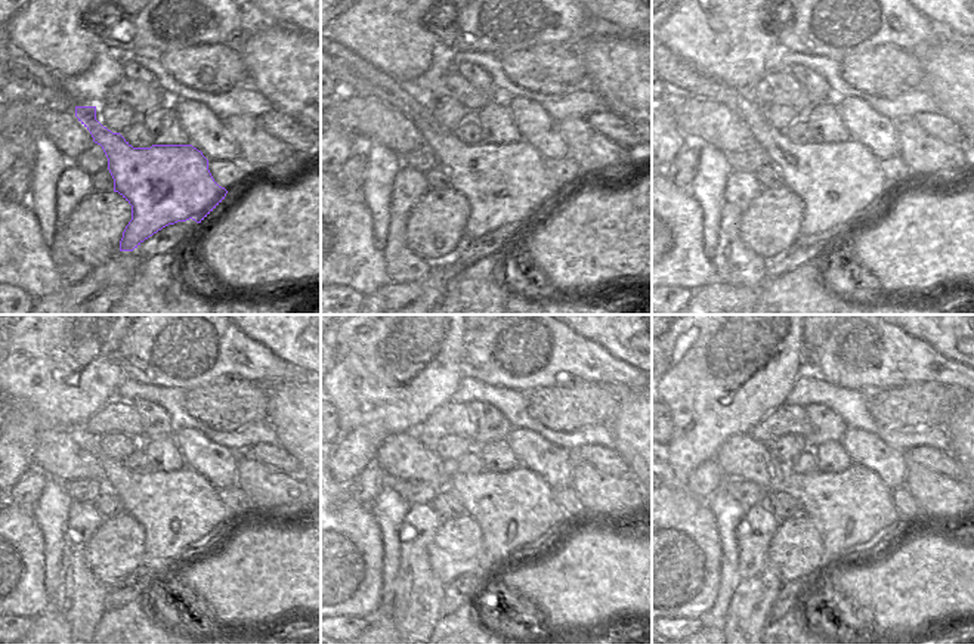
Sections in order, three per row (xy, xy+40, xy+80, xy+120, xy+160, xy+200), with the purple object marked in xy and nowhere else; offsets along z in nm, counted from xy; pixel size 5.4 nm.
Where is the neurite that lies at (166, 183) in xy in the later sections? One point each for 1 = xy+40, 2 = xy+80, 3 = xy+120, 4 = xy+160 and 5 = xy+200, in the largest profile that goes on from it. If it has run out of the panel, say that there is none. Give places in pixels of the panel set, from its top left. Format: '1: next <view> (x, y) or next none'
1: next xy+40 (504, 185)
2: next xy+80 (840, 183)
3: next xy+120 (181, 511)
4: next xy+160 (516, 511)
5: next xy+200 (853, 510)

